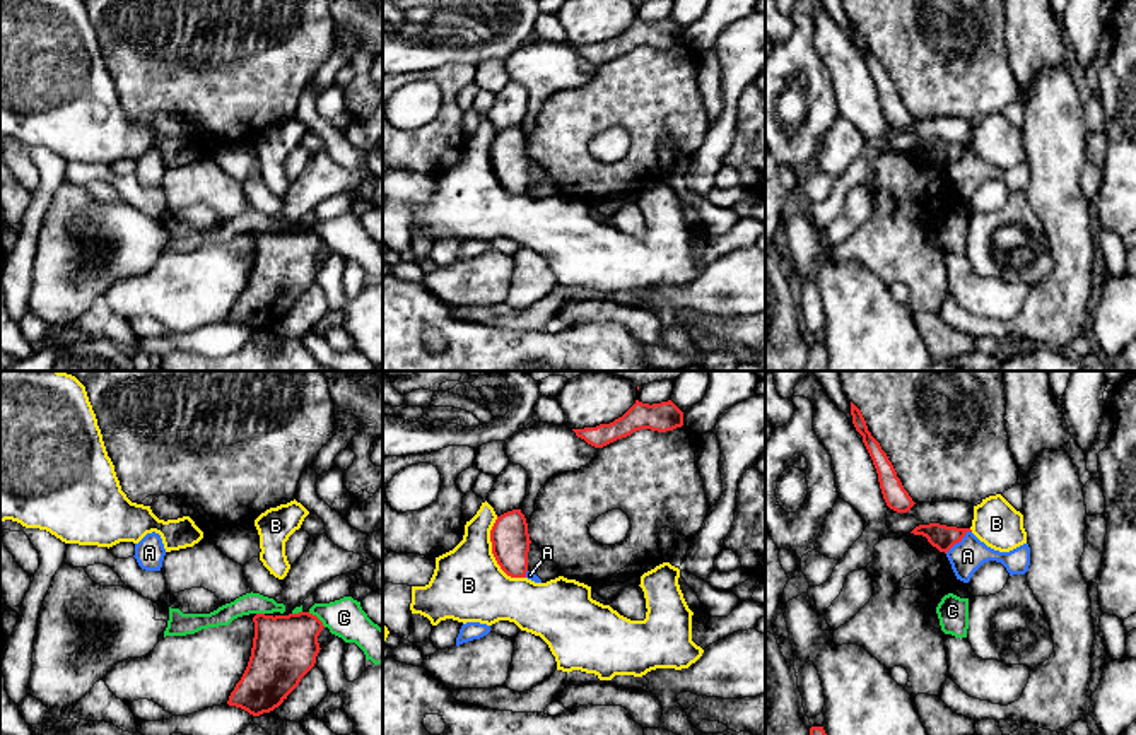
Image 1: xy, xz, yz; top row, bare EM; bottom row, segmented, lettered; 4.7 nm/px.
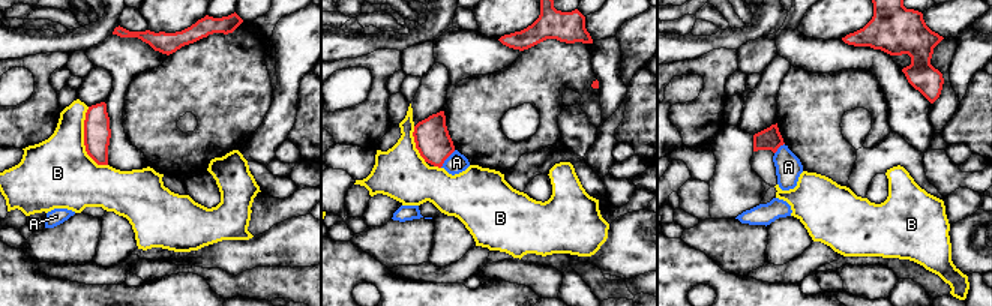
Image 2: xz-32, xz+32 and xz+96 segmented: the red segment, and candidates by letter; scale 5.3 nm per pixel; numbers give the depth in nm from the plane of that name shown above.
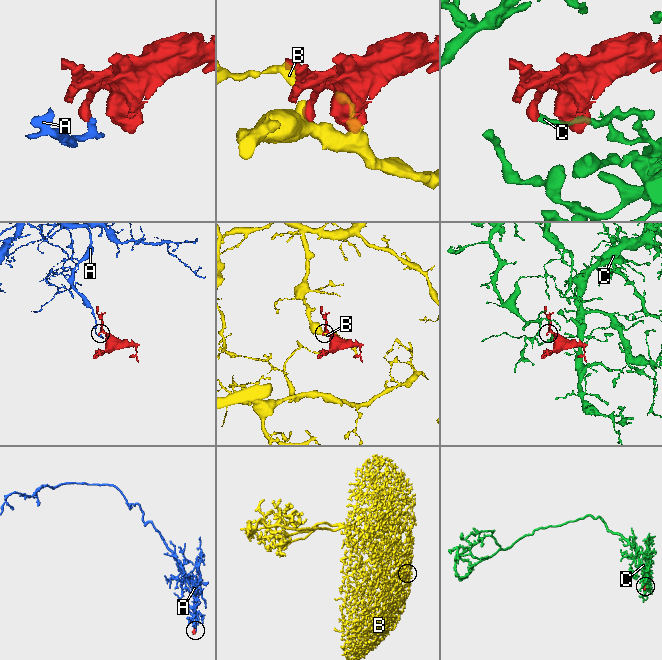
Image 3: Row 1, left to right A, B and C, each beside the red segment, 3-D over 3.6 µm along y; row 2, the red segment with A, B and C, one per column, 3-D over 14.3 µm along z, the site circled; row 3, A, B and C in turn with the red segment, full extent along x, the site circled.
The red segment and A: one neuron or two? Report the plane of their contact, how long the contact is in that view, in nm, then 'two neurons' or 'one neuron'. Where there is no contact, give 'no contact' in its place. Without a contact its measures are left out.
meets red in yz; contact 170 nm long; two neurons

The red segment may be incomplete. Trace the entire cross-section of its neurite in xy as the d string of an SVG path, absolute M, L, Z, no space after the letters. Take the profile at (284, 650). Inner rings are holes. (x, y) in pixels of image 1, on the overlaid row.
M256 614L255 638L248 667L227 704L253 716L278 708L314 667L323 622L309 614Z

